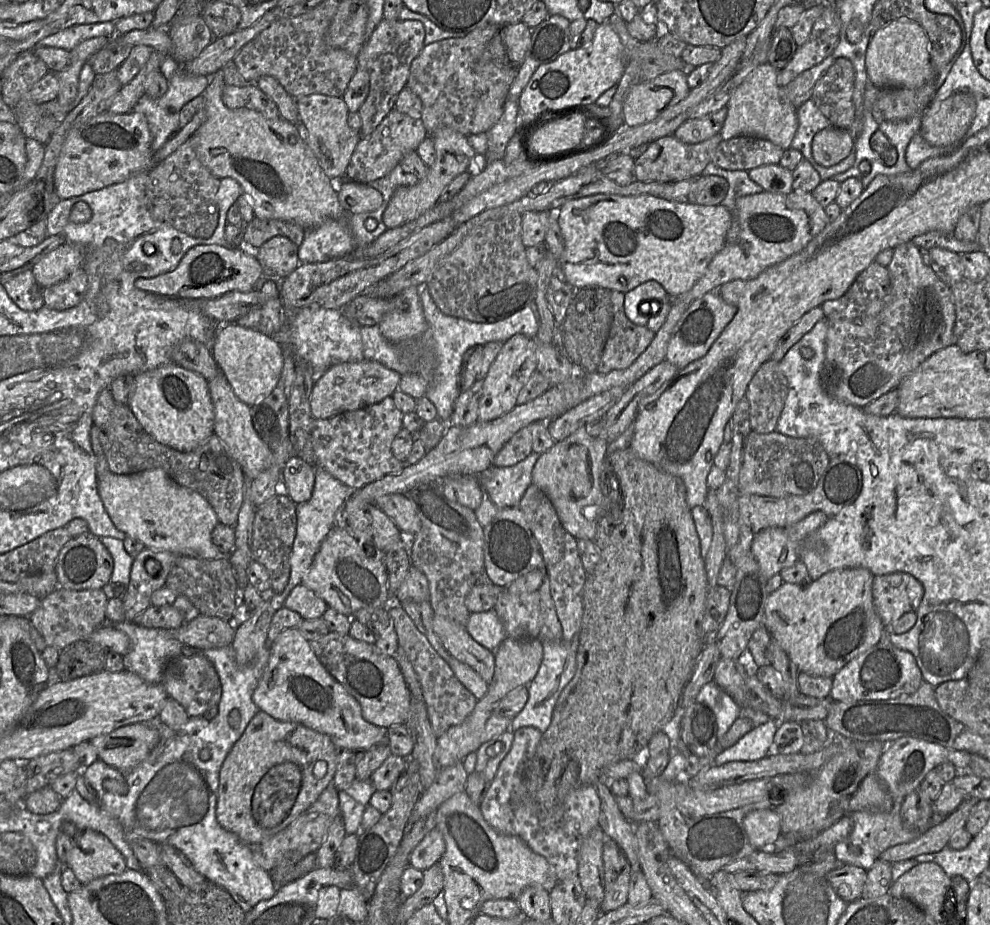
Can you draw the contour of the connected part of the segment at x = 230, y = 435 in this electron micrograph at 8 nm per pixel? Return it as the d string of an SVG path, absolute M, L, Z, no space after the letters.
M220 372L208 382L214 406L214 434L240 464L247 480L254 480L272 464L271 448L258 436L253 427L251 408L235 395L226 377Z

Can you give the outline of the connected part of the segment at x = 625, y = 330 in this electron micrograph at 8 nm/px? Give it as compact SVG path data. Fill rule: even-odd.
M611 290L613 320L597 372L628 368L647 349L655 333L632 323L624 311L624 293Z

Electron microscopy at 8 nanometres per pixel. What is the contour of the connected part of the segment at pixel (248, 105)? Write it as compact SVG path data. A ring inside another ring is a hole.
M255 84L241 88L225 85L222 99L223 103L231 109L249 109L260 112L269 119L281 118L276 104Z

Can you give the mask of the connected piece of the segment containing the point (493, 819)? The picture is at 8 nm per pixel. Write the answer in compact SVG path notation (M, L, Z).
M523 727L513 734L511 748L479 804L481 813L496 831L520 837L533 852L546 859L555 880L563 881L577 875L582 843L599 826L599 796L594 785L585 785L571 791L560 807L543 809L523 781L524 764L534 755L542 732L533 727Z

